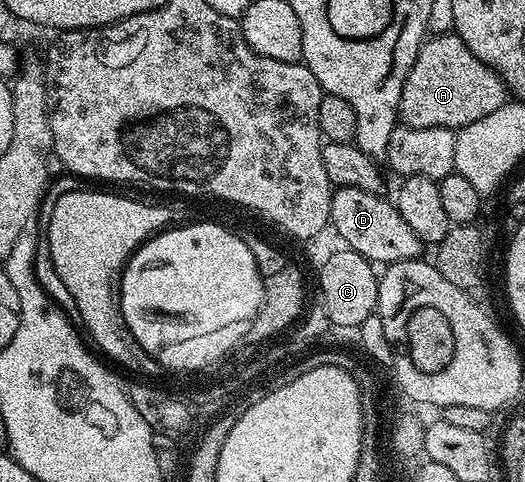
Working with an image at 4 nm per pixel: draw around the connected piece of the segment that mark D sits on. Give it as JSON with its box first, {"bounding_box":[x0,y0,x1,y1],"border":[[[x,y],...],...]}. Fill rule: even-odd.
{"bounding_box":[330,186,424,266],"border":[[[340,186],[333,190],[331,199],[330,199],[330,225],[332,229],[335,229],[338,232],[338,237],[343,246],[347,249],[355,249],[360,255],[364,255],[372,263],[379,263],[383,266],[392,265],[396,261],[412,261],[423,256],[422,249],[424,250],[424,242],[416,235],[416,231],[412,231],[412,227],[408,227],[408,223],[404,223],[404,215],[400,215],[397,204],[393,200],[385,201],[385,196],[379,195],[377,193],[369,193],[368,191],[361,190],[360,187],[356,186]]]}

